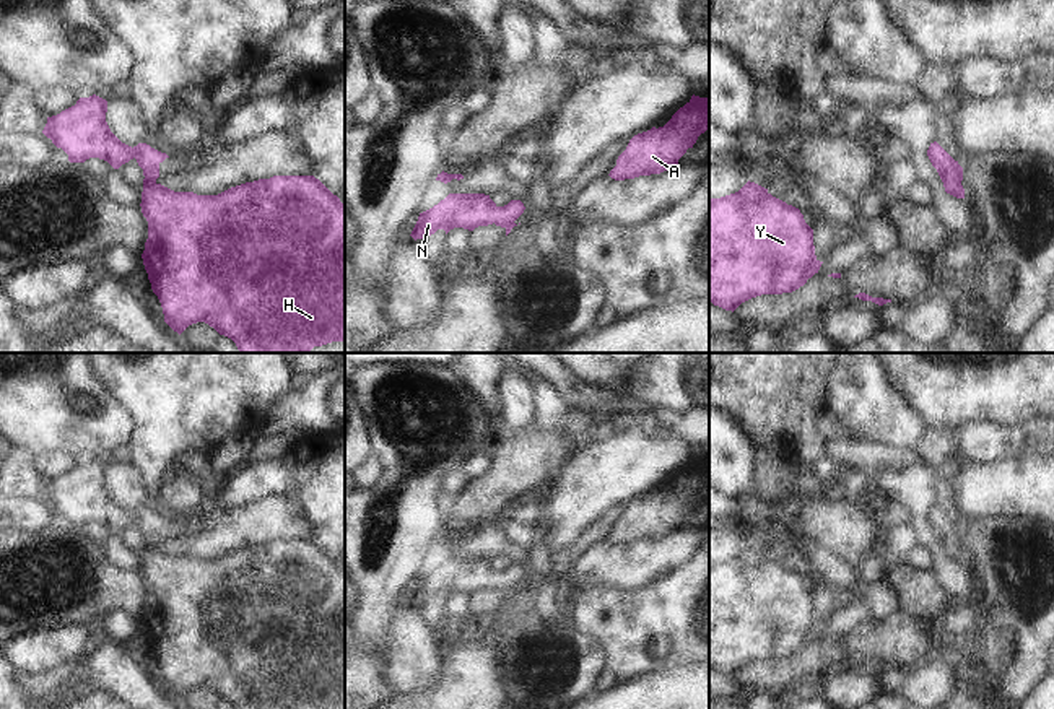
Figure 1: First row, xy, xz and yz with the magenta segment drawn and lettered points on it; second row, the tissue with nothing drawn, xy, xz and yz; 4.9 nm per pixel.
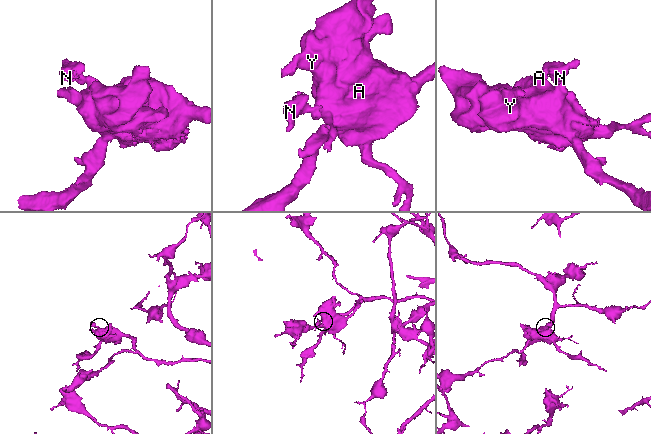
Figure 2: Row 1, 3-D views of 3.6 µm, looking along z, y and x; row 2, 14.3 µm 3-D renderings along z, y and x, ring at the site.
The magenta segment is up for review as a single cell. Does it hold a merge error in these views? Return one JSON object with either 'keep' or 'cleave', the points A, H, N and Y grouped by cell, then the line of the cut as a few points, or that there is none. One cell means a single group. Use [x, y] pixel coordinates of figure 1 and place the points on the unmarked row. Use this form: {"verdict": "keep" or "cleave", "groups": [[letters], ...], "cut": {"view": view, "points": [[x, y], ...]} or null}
{"verdict": "keep", "groups": [["A", "H", "N", "Y"]], "cut": null}

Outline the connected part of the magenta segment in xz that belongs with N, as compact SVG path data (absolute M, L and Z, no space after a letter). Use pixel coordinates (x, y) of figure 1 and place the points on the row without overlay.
M449 558L433 572L420 577L412 595L412 602L423 603L444 594L446 598L454 592L473 595L478 590L496 589L511 597L514 585L524 577L525 571L520 564L511 564L504 571L498 571L490 559L485 558Z

